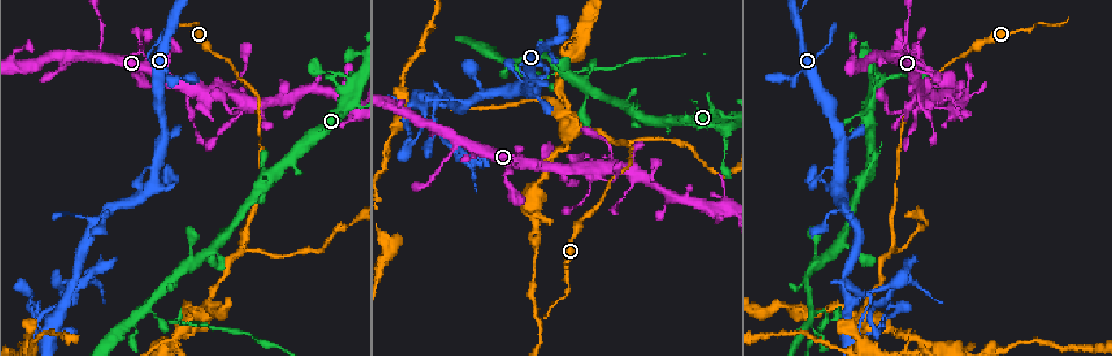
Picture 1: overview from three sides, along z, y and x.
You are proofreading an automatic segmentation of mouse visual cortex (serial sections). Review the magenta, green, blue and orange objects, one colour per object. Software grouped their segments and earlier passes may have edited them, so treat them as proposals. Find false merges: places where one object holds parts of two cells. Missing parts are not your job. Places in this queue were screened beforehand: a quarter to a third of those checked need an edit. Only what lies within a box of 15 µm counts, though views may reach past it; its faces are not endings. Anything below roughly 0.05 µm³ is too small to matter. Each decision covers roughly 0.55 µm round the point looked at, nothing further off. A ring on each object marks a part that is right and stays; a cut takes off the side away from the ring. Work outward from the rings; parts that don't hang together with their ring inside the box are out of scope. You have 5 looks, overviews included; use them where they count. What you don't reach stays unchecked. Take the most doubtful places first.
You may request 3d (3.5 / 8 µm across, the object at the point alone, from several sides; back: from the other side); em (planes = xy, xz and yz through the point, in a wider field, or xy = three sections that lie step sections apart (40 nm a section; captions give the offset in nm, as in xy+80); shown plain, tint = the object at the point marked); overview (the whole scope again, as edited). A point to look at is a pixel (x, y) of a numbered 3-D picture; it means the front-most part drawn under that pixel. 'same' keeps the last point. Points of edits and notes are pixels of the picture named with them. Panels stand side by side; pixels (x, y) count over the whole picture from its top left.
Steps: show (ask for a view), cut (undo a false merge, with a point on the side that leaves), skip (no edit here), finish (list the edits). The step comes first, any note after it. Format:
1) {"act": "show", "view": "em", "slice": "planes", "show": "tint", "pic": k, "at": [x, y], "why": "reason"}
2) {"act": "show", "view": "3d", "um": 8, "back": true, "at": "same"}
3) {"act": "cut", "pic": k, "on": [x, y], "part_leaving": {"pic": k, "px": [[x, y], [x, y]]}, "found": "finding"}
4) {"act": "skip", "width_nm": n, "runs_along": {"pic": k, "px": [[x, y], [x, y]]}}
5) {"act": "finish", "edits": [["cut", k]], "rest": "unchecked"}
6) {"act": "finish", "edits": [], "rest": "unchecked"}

{"act": "show", "view": "3d", "um": 3.5, "pic": 1, "at": [35, 311], "why": "sharp bend"}

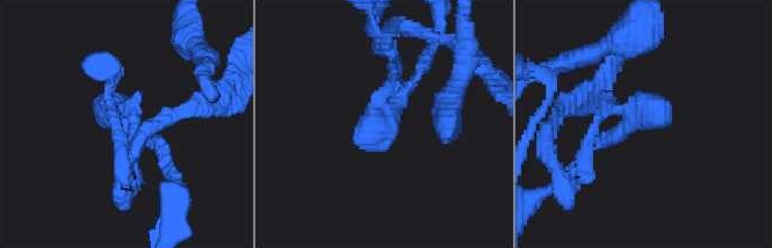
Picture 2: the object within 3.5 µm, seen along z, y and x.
{"act": "show", "view": "em", "slice": "xy", "step": 5, "show": "tint", "pic": 2, "at": [631, 118], "why": "now the EM"}

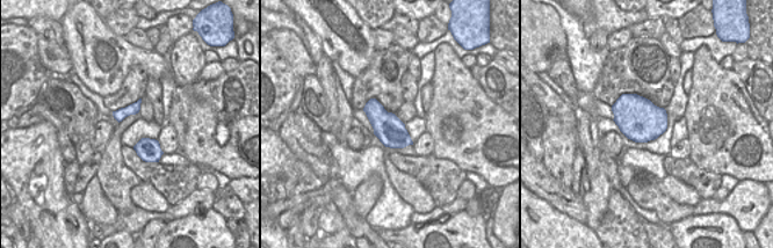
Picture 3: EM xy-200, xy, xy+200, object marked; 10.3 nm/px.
{"act": "cut", "pic": 2, "on": [392, 62], "part_leaving": {"pic": 2, "px": [[387, 112], [380, 94], [397, 59]]}, "found": "two cells meet here"}

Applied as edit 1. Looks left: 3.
{"act": "show", "view": "overview", "why": "redraw"}

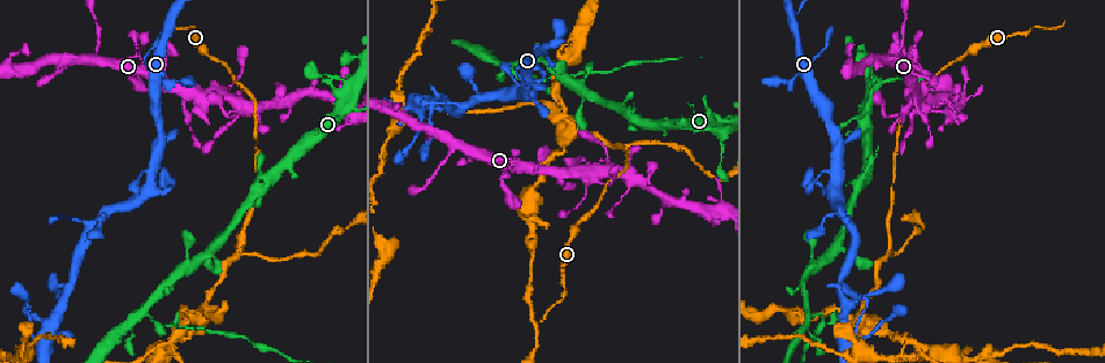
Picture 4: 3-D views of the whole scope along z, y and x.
{"act": "show", "view": "3d", "um": 3.5, "pic": 4, "at": [613, 148]}

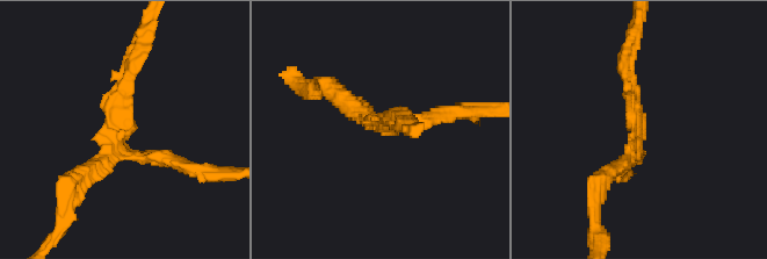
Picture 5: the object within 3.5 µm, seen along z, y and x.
{"act": "show", "view": "em", "slice": "xy", "step": 1, "show": "tint", "pic": 5, "at": [374, 125], "arms": 3, "arm_widths_nm": [150, 200, 250]}

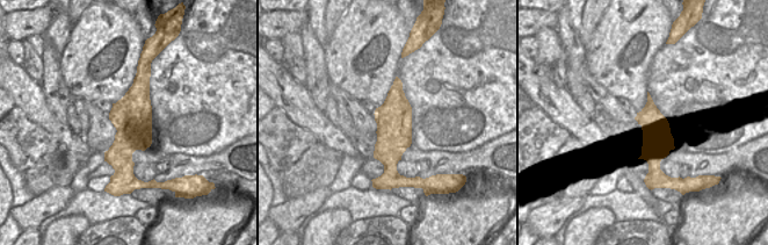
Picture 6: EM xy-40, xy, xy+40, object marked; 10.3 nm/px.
{"act": "skip", "runs_along": {"pic": 6, "px": [[139, 72], [121, 171]]}, "found": "all the same cell"}

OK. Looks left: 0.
{"act": "finish", "edits": [["cut", 2]], "rest": "unchecked"}

